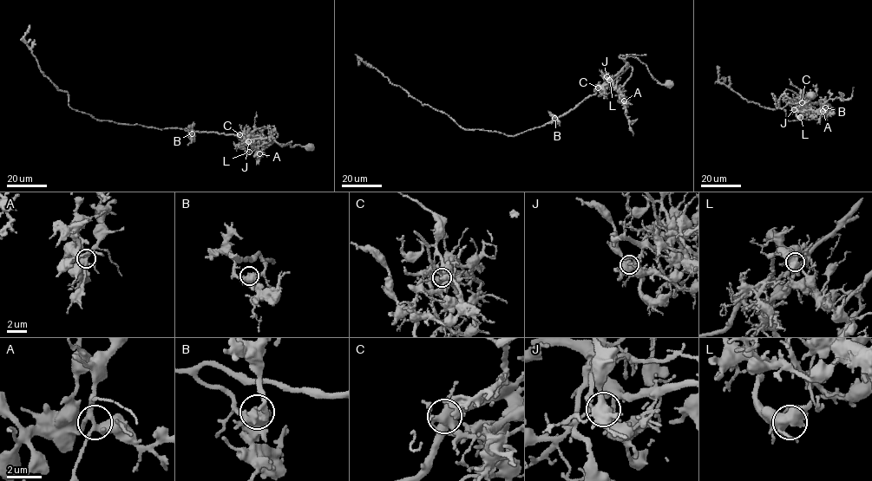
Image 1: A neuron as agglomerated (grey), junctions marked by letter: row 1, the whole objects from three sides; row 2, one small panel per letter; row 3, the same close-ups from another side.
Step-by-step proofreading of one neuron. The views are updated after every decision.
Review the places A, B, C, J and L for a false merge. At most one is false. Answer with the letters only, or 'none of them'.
J

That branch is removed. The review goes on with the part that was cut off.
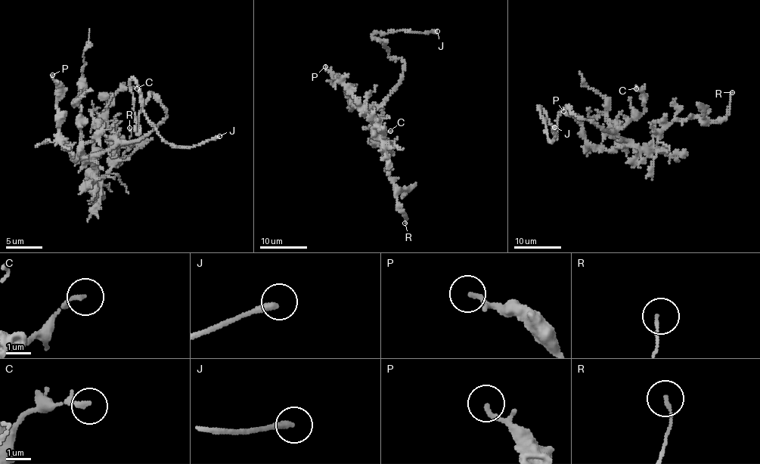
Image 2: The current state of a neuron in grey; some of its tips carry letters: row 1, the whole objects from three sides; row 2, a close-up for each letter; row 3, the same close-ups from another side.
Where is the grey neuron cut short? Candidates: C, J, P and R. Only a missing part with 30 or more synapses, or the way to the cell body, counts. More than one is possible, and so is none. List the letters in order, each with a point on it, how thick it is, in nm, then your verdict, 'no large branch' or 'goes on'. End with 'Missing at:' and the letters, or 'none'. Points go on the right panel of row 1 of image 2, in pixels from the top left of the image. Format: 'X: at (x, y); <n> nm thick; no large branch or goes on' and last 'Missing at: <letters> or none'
C: at (636, 88); 160 nm thick; no large branch
J: at (554, 127); 240 nm thick; goes on
P: at (563, 111); 190 nm thick; no large branch
R: at (732, 92); 120 nm thick; no large branch
Missing at: J

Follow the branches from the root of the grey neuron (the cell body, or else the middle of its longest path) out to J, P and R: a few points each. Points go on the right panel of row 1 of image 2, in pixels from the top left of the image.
J: (597, 124), (577, 117), (566, 106), (557, 117), (556, 137), (540, 107), (550, 140), (556, 134), (554, 127)
P: (597, 124), (618, 133), (626, 143), (609, 150), (596, 146), (587, 141), (583, 127), (563, 111)
R: (597, 124), (639, 150), (653, 152), (659, 133), (674, 121), (720, 121), (732, 92)

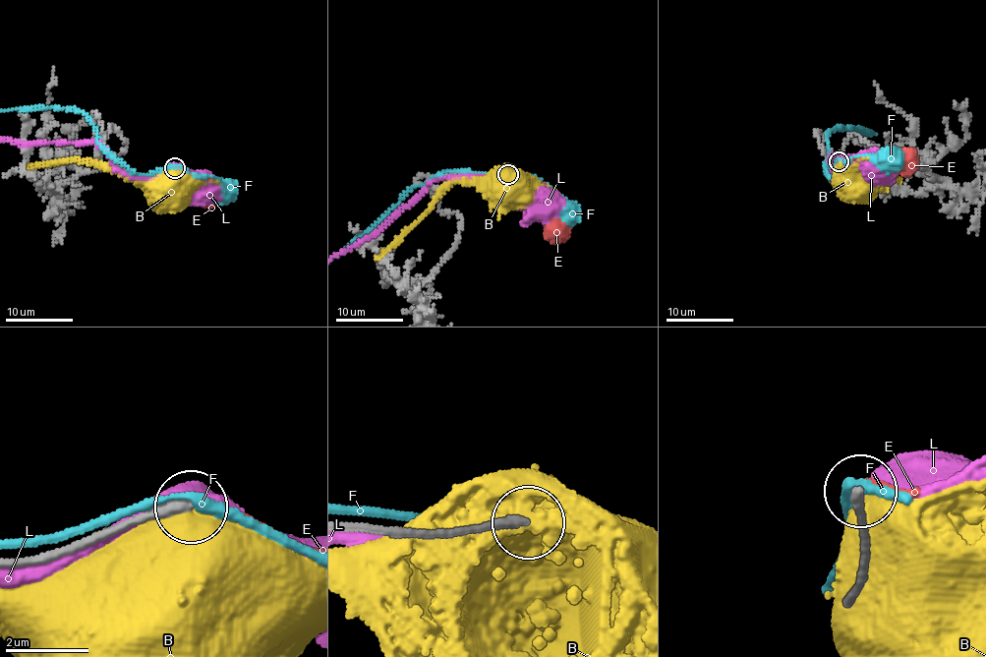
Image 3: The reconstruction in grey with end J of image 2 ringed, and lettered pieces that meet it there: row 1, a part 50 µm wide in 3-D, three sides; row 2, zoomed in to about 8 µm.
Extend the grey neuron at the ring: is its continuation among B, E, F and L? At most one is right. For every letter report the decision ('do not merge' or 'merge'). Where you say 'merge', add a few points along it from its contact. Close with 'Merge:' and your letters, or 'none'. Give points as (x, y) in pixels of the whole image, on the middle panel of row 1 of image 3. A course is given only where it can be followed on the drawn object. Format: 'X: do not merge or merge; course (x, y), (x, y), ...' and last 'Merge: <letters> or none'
B: do not merge
E: merge
F: do not merge
L: do not merge
Merge: E

